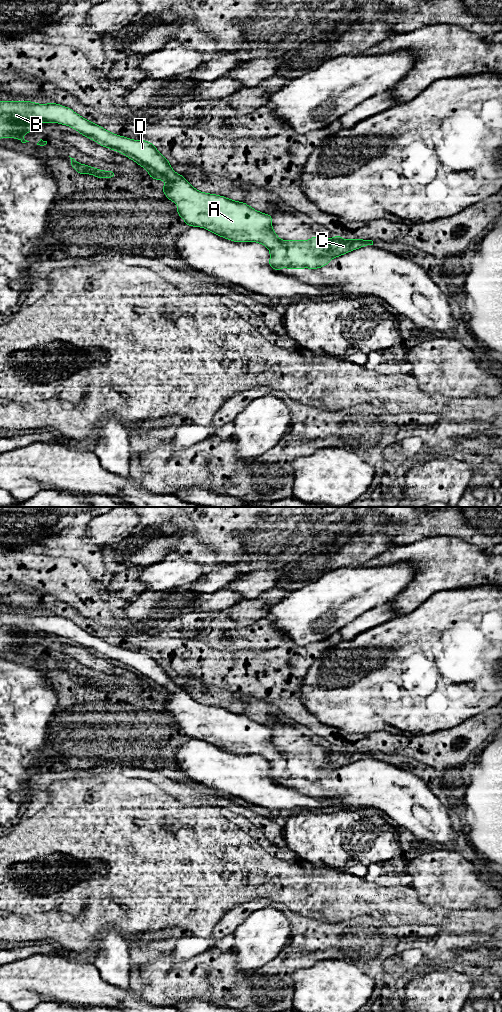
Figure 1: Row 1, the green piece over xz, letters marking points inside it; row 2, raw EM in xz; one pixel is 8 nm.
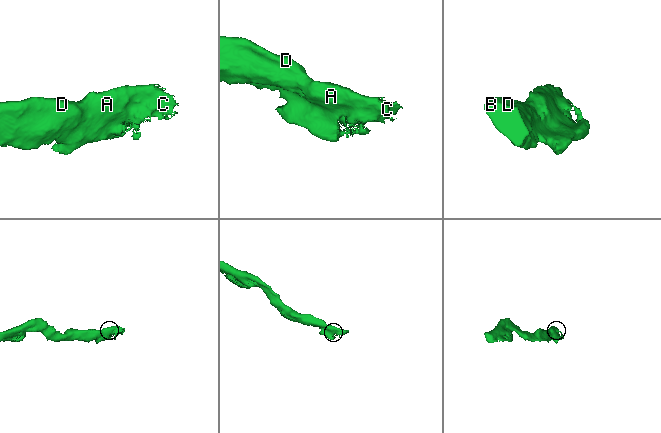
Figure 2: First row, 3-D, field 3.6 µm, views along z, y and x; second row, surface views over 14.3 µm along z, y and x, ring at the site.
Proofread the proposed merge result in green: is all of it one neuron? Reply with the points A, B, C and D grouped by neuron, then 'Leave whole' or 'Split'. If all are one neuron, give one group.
Groups: A B C D. Leave whole

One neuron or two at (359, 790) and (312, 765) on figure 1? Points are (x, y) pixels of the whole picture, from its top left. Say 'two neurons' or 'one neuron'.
one neuron

